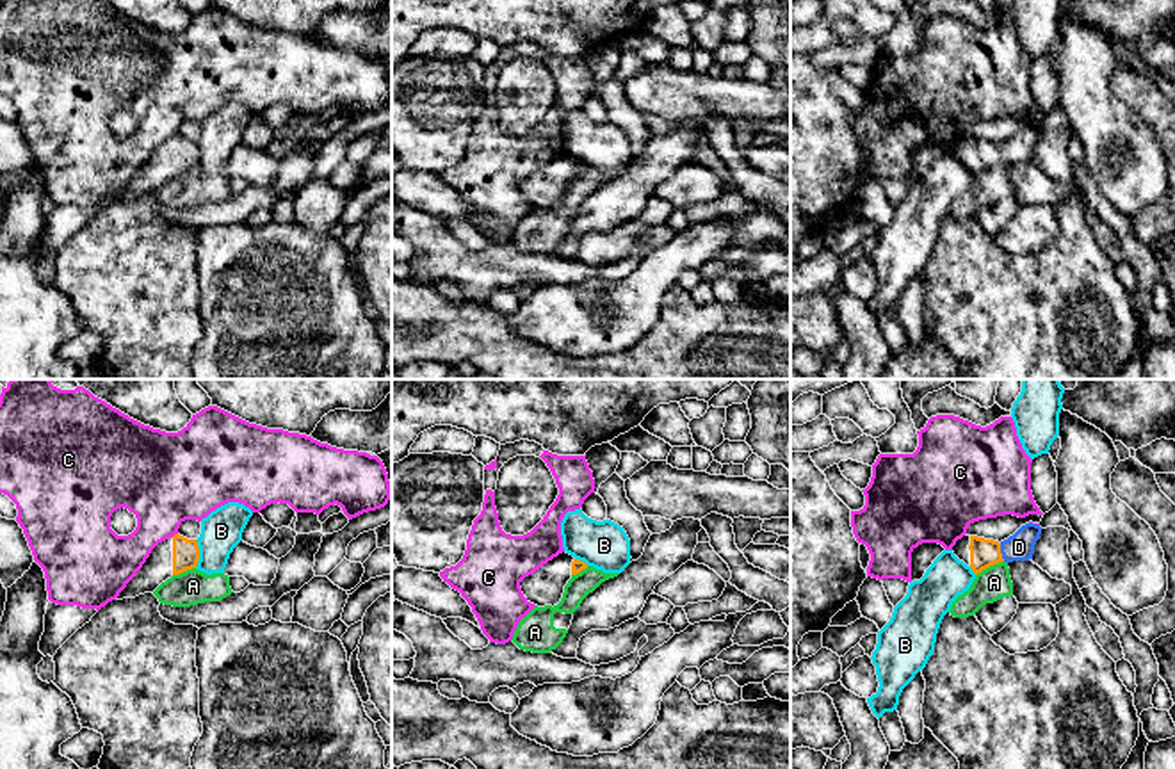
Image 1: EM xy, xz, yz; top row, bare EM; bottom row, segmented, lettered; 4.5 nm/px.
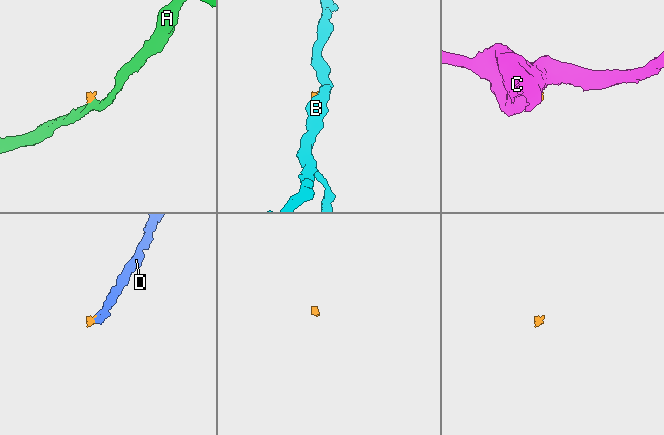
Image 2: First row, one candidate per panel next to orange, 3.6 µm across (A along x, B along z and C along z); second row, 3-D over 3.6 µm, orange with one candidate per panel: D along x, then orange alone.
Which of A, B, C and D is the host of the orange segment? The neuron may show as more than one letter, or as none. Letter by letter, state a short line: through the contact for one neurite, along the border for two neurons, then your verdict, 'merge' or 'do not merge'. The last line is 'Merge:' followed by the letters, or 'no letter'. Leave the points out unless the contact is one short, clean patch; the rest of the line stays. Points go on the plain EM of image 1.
A: line yz (1003, 161), (976, 177); do not merge
B: line xy (194, 141), (198, 148), (196, 168); do not merge
C: line xy (177, 134), (171, 137); do not merge
D: merge
Merge: D

